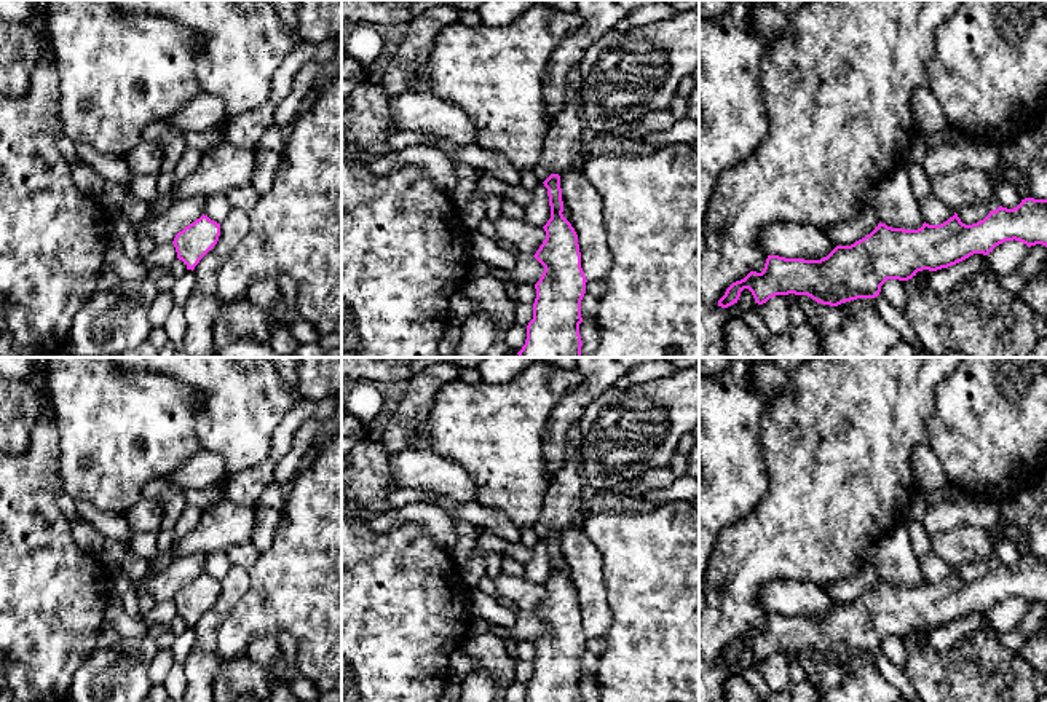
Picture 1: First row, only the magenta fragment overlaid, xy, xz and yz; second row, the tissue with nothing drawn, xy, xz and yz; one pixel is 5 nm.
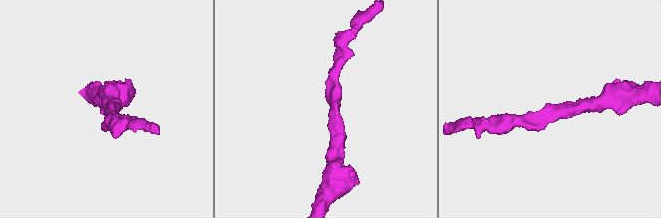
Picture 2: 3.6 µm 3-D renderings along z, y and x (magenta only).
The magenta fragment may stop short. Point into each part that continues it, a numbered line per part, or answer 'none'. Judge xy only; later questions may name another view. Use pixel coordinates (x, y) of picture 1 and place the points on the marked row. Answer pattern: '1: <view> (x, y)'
none

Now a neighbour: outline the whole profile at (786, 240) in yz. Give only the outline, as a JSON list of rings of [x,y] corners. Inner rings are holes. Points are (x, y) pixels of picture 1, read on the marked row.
[[[772,223],[761,228],[758,243],[768,255],[804,260],[820,260],[838,246],[817,227],[796,223]]]

